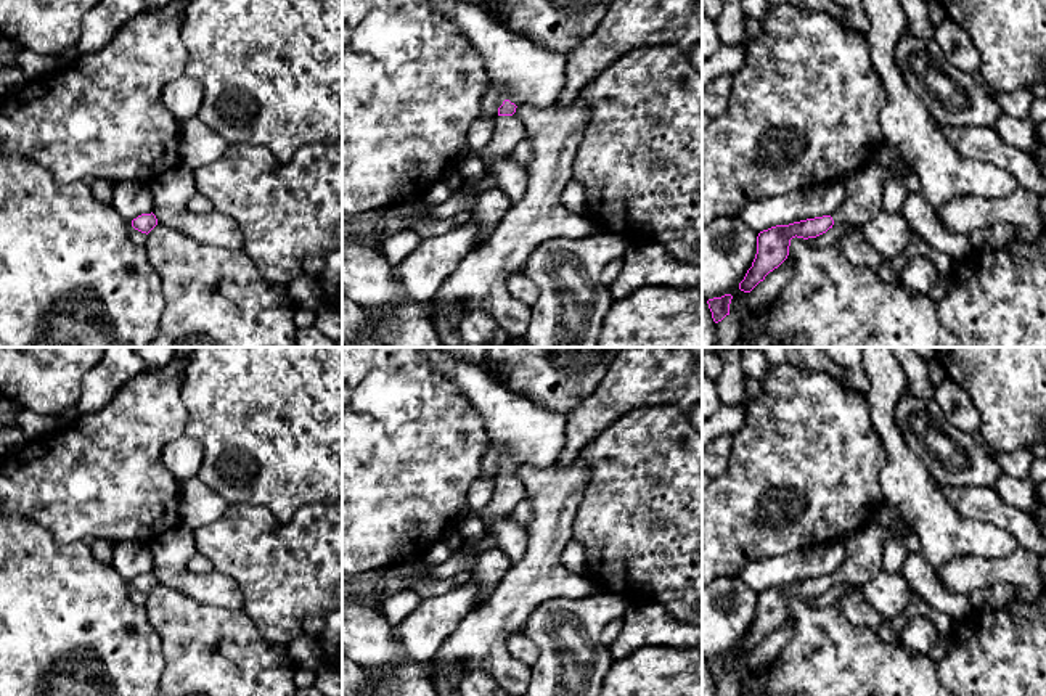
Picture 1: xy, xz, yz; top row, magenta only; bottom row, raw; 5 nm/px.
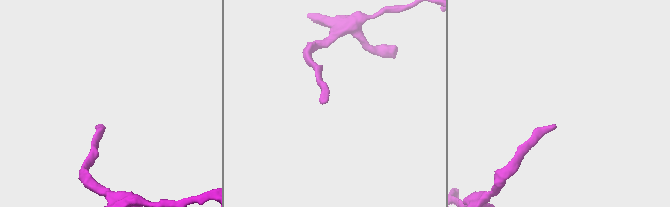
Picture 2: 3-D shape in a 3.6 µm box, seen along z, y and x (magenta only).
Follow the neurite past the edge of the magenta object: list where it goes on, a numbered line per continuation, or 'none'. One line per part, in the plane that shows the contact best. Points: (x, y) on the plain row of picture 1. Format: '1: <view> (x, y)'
1: xz (510, 491)

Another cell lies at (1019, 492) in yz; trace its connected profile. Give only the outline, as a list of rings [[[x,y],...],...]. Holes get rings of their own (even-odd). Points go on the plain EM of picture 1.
[[[1003,473],[995,482],[995,490],[1006,503],[1025,513],[1032,513],[1036,506],[1035,484],[1030,477],[1019,479]]]

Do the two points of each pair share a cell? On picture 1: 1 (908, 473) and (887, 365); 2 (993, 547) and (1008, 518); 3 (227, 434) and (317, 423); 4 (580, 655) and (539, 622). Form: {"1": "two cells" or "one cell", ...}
{"1": "one cell", "2": "two cells", "3": "one cell", "4": "one cell"}

